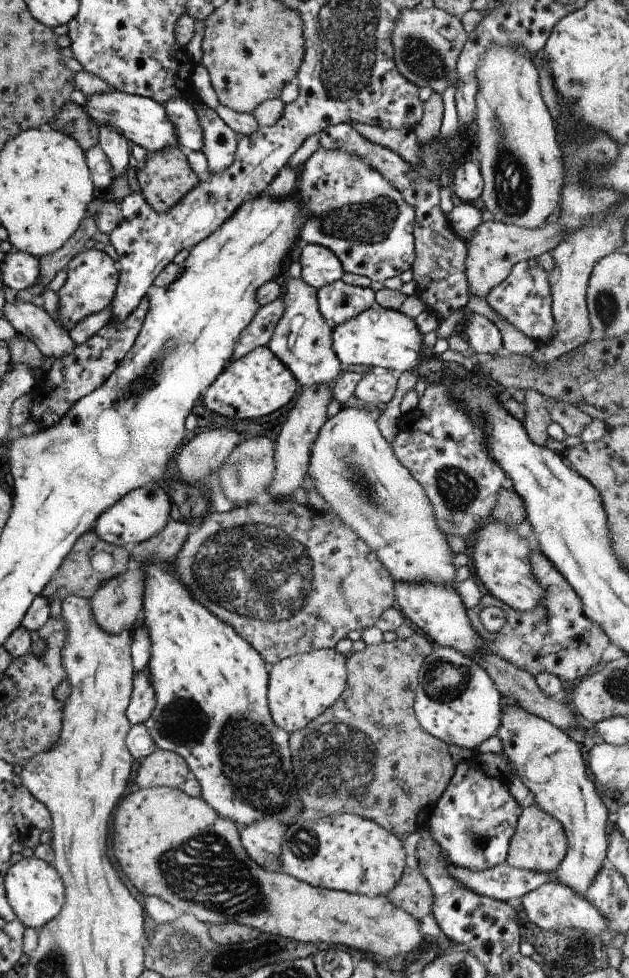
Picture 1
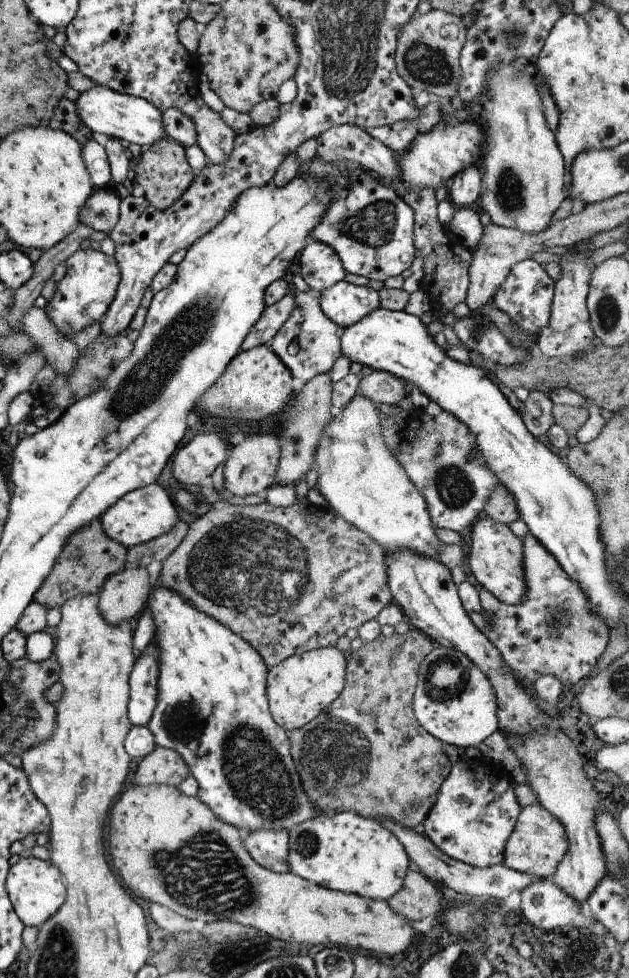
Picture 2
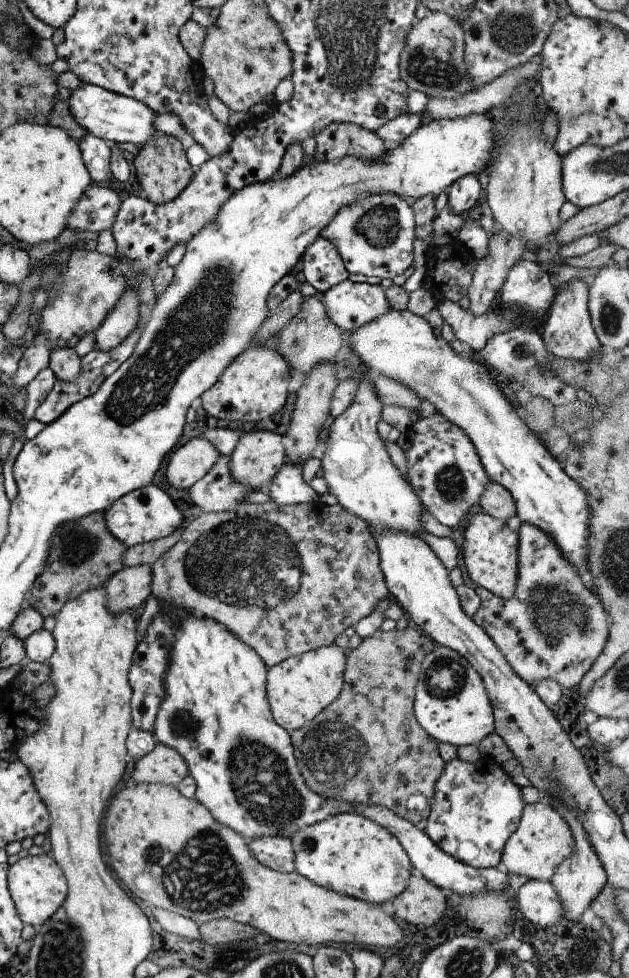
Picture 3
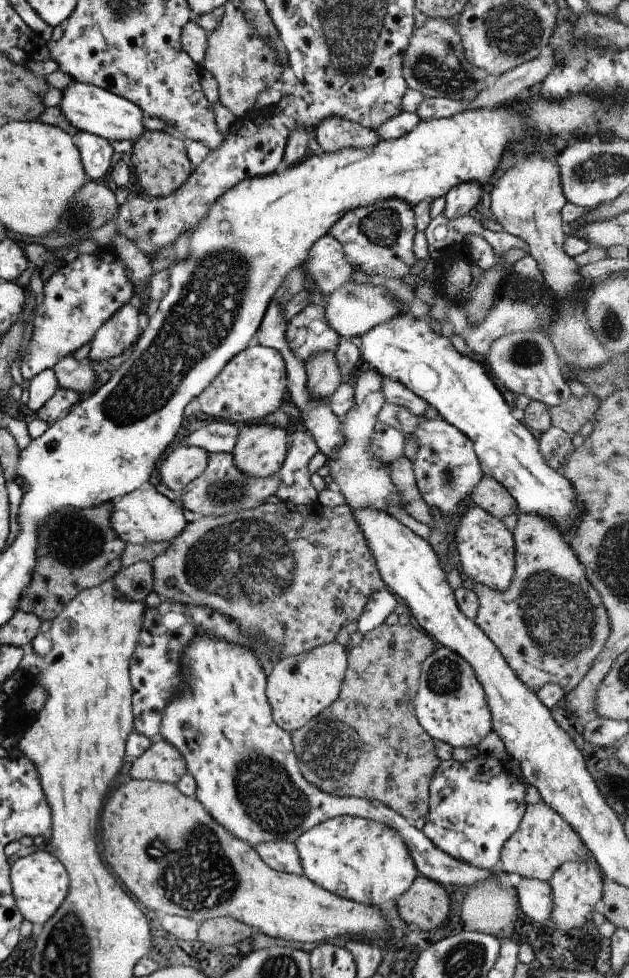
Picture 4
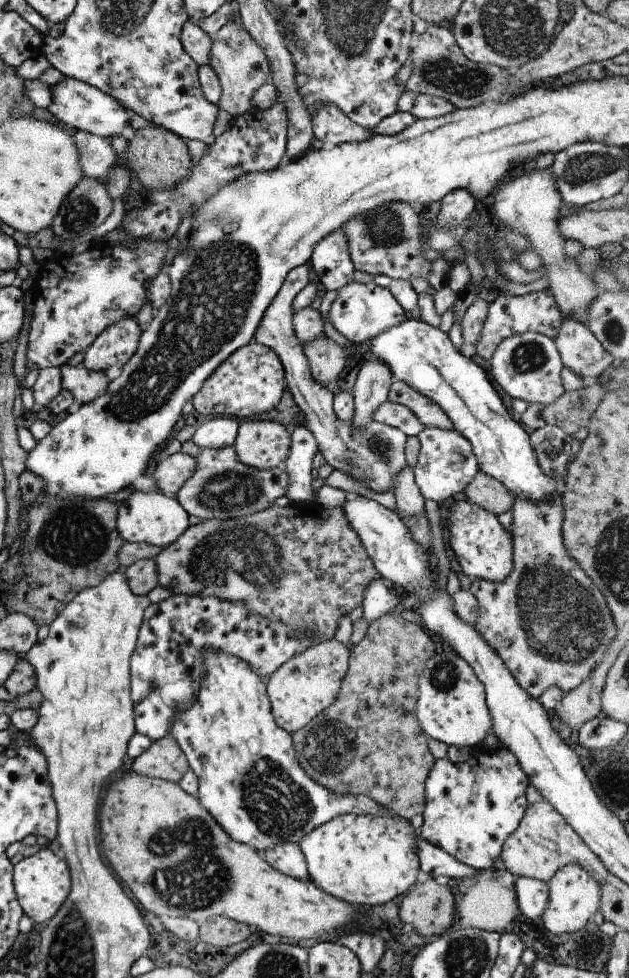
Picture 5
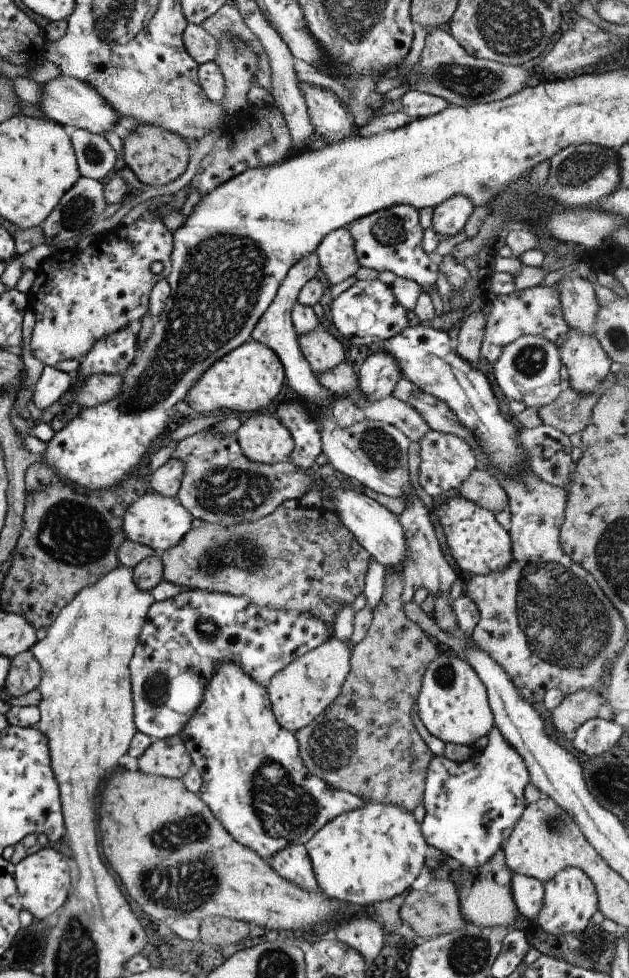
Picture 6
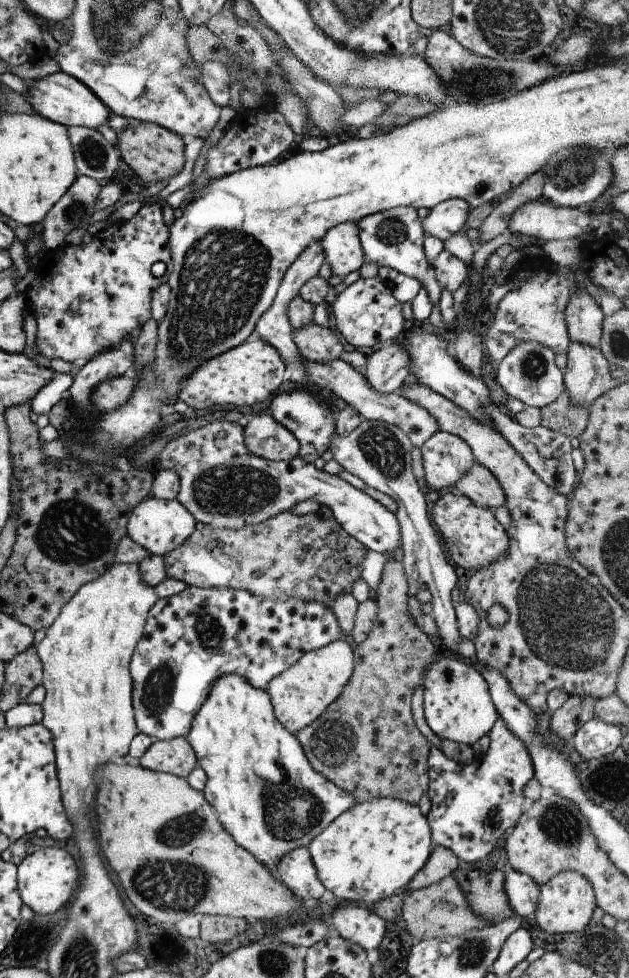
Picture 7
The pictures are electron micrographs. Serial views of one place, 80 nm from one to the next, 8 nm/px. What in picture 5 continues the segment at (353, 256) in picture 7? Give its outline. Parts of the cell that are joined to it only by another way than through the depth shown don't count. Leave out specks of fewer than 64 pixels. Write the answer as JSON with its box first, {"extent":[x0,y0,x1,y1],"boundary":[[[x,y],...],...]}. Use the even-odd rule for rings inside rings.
{"extent":[309,230,354,290],"boundary":[[[334,230],[313,247],[309,266],[326,290],[337,290],[350,282],[354,271],[344,234]]]}

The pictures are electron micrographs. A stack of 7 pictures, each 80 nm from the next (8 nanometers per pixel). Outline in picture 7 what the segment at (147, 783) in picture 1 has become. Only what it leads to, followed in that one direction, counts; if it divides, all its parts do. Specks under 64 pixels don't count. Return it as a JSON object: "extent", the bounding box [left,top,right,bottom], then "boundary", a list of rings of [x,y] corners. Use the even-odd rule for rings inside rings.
{"extent":[138,737,197,779],"boundary":[[[175,737],[171,740],[156,739],[138,760],[147,770],[172,774],[184,779],[197,764],[193,749],[185,737]]]}

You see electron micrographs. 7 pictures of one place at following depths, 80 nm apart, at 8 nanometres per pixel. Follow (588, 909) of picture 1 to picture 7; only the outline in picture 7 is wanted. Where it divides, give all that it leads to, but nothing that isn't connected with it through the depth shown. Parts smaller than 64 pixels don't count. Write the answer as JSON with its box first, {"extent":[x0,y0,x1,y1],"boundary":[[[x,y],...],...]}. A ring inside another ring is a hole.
{"extent":[504,867,539,917],"boundary":[[[511,867],[504,869],[504,893],[508,905],[515,915],[533,917],[539,898],[539,885],[529,876],[521,874]]]}

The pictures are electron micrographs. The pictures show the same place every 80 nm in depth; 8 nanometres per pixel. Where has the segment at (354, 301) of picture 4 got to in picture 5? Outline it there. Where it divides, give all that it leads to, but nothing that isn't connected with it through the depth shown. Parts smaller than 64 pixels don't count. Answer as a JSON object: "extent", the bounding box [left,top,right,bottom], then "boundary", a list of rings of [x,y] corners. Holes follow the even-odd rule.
{"extent":[328,281,406,348],"boundary":[[[373,281],[366,284],[347,283],[341,287],[328,310],[329,321],[333,328],[351,343],[361,344],[362,348],[384,330],[401,324],[406,318],[404,310],[397,304],[387,287],[379,286]]]}

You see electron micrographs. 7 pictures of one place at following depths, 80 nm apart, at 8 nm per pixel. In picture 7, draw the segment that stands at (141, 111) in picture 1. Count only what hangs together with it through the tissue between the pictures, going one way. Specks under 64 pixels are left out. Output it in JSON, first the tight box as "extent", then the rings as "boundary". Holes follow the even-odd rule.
{"extent":[22,70,108,129],"boundary":[[[60,70],[53,74],[32,81],[25,81],[27,92],[22,96],[33,112],[62,124],[64,127],[84,126],[95,129],[100,124],[106,124],[108,110],[99,102],[99,99],[76,78],[62,73]]]}

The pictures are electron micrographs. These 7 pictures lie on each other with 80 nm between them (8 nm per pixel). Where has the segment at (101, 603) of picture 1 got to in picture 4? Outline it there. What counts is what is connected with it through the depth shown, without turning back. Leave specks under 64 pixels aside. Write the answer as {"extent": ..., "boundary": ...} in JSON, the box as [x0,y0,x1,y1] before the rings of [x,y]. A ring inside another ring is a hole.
{"extent":[113,561,152,601],"boundary":[[[137,561],[121,568],[114,576],[113,582],[126,599],[141,601],[152,591],[152,566],[145,561]]]}

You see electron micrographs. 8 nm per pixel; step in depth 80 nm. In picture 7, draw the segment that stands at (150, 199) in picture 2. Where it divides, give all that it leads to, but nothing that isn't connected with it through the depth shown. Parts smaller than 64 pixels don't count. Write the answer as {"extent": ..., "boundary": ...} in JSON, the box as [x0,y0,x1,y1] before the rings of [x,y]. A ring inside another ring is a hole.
{"extent":[116,120,184,184],"boundary":[[[128,120],[127,126],[116,135],[116,147],[119,158],[145,184],[178,178],[184,165],[182,137],[149,121]]]}

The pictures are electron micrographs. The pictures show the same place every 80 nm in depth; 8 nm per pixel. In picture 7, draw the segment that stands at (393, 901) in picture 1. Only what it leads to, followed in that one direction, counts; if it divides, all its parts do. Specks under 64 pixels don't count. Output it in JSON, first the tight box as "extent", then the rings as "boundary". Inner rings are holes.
{"extent":[400,875,493,941],"boundary":[[[451,875],[444,876],[439,882],[429,886],[406,892],[402,899],[400,912],[407,932],[413,938],[419,938],[417,941],[431,937],[459,936],[470,930],[493,925],[470,909],[468,900],[461,892],[458,882]]]}

